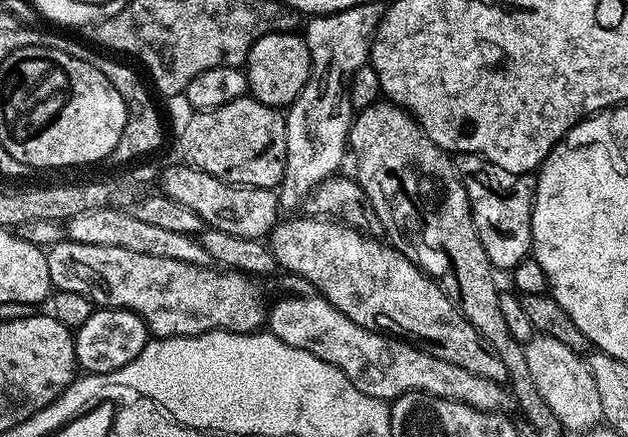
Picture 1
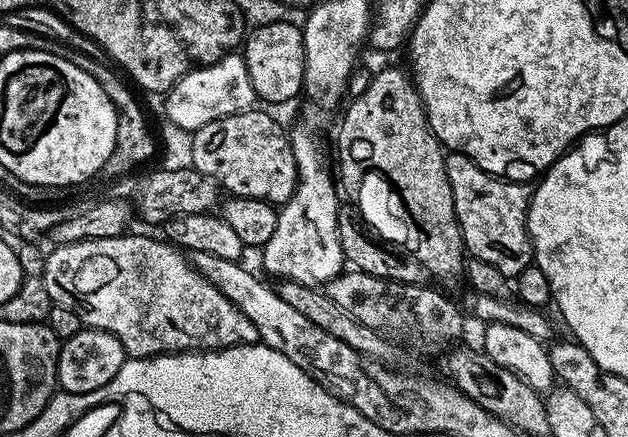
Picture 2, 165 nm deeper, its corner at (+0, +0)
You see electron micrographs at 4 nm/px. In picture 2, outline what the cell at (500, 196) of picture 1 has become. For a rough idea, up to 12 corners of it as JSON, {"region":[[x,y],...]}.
{"region":[[444,157],[464,247],[514,278],[533,263],[530,188]]}

